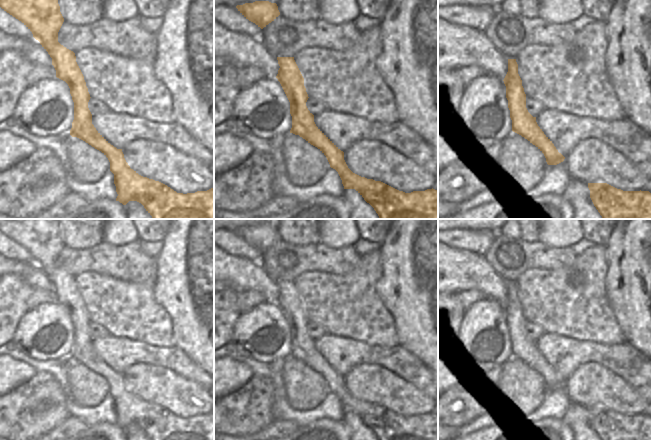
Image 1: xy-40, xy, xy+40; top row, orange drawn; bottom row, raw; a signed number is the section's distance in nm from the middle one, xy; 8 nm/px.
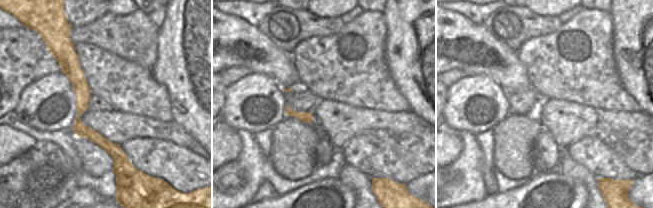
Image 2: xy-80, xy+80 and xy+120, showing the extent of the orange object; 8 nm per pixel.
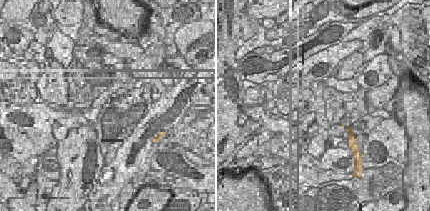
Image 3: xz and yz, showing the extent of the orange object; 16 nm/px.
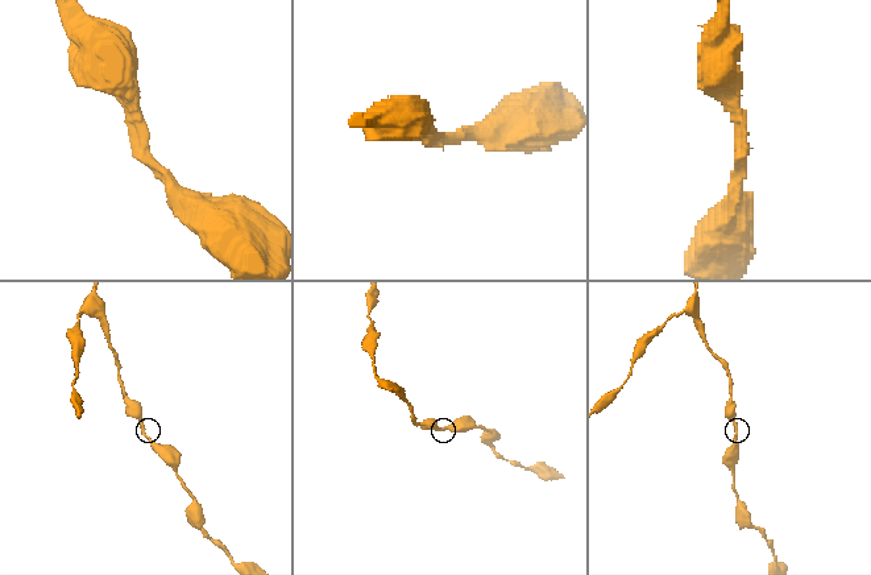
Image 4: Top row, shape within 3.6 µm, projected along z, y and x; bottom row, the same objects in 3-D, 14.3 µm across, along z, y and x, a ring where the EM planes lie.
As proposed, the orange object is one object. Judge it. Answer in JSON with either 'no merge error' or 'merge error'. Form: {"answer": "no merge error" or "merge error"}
{"answer": "no merge error"}

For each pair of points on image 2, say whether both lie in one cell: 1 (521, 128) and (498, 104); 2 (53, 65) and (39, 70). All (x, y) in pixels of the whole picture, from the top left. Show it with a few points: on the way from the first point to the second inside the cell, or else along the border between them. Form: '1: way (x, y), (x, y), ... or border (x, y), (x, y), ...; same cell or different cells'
1: border (509, 113), (491, 129); different cells
2: way (50, 65), (42, 68); same cell

